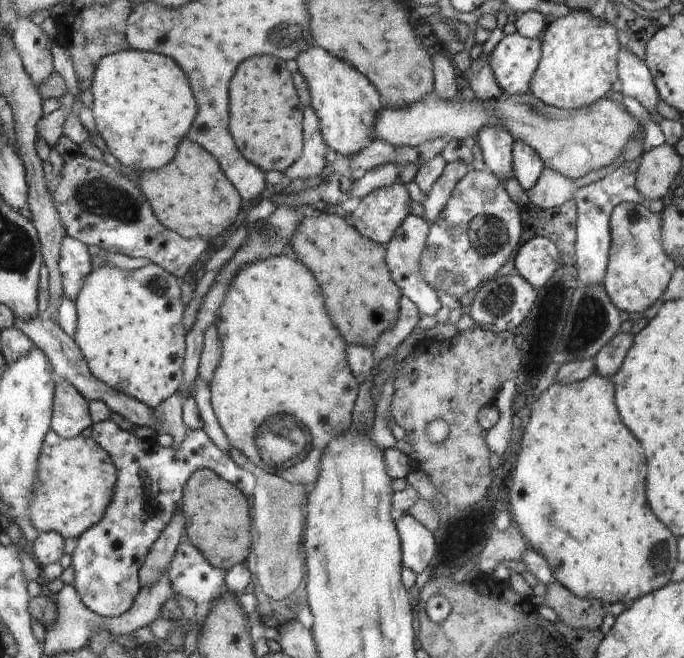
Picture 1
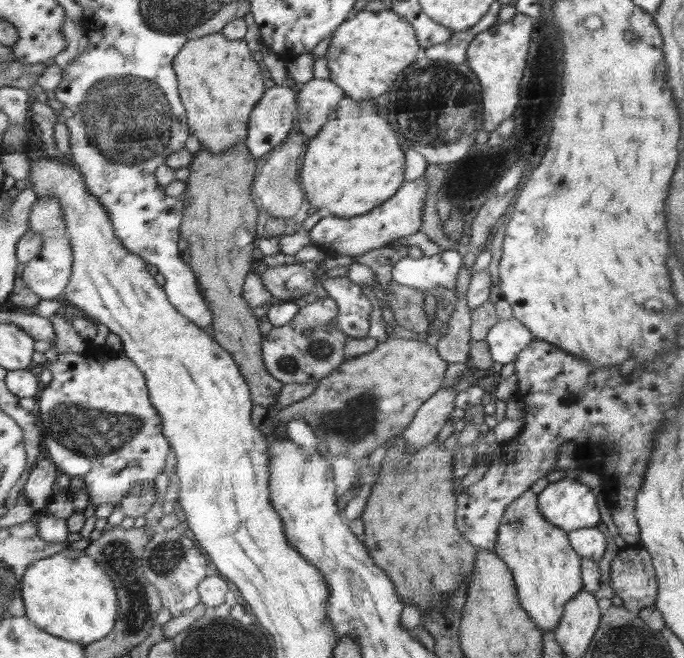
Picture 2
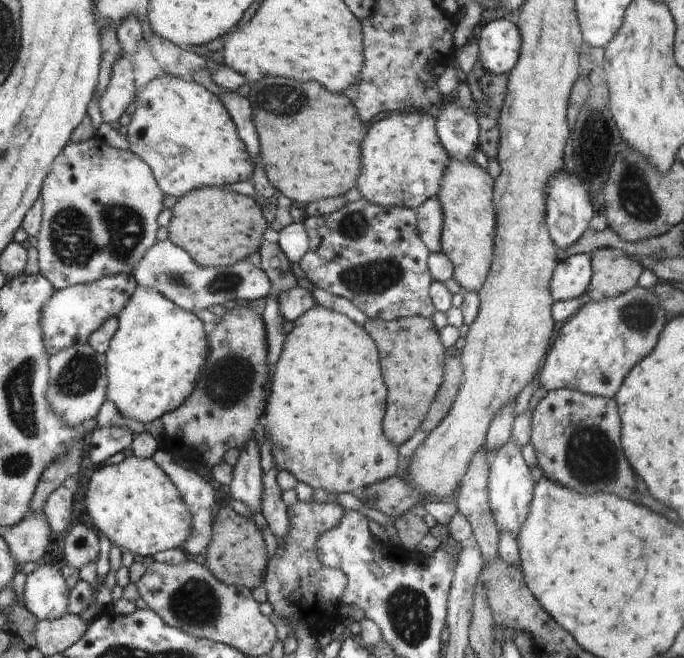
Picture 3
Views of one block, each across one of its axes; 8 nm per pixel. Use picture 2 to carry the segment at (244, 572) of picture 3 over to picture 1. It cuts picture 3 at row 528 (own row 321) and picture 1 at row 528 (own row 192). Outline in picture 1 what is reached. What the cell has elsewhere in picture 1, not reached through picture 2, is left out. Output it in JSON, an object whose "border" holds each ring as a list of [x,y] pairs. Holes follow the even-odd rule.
{"border":[[[202,467],[187,480],[184,488],[184,504],[181,506],[183,527],[193,544],[204,558],[216,568],[228,569],[246,562],[250,552],[250,510],[246,496],[239,488],[224,480],[212,469]]]}

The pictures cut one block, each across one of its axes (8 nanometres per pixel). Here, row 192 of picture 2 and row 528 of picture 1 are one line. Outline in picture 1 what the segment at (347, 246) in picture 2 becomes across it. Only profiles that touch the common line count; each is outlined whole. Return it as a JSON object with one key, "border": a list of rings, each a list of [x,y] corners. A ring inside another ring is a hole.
{"border":[[[407,512],[394,518],[402,542],[402,564],[417,575],[428,568],[436,540],[432,533]]]}

